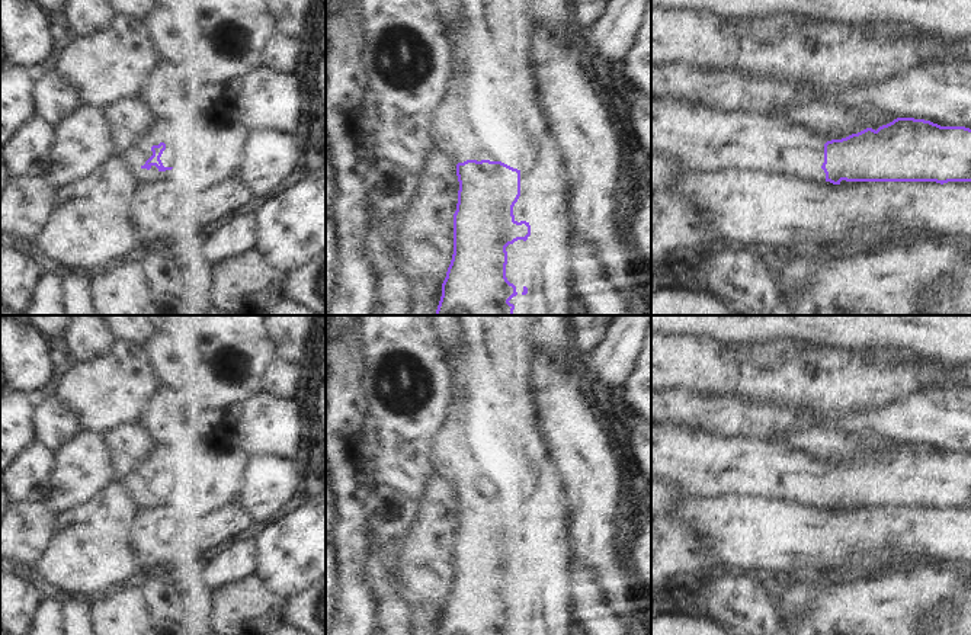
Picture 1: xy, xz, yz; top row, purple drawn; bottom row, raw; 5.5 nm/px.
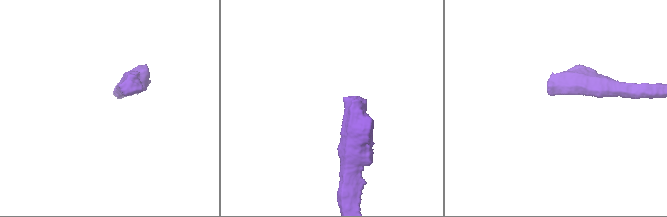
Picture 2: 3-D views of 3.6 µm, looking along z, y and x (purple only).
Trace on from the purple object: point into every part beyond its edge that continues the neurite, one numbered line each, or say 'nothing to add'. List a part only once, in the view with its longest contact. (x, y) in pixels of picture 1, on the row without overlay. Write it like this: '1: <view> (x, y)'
1: xy (137, 481)

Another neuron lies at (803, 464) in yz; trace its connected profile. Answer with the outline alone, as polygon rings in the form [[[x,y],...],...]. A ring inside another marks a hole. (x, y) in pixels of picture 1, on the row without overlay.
[[[762,437],[765,446],[775,449],[781,453],[781,456],[786,461],[792,462],[792,471],[797,475],[810,475],[815,472],[824,472],[824,465],[817,462],[815,458],[810,456],[805,452],[792,450],[785,443],[775,443]]]

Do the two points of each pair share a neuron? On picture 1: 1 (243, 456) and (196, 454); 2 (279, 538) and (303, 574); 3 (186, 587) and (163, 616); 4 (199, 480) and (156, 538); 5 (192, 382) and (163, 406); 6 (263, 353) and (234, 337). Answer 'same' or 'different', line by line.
1: same
2: same
3: same
4: different
5: different
6: same

